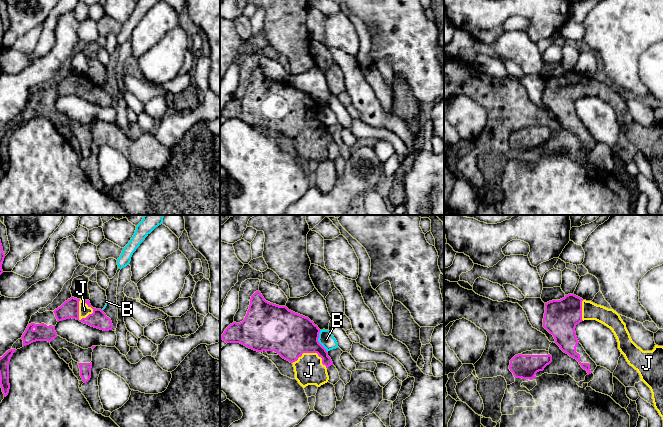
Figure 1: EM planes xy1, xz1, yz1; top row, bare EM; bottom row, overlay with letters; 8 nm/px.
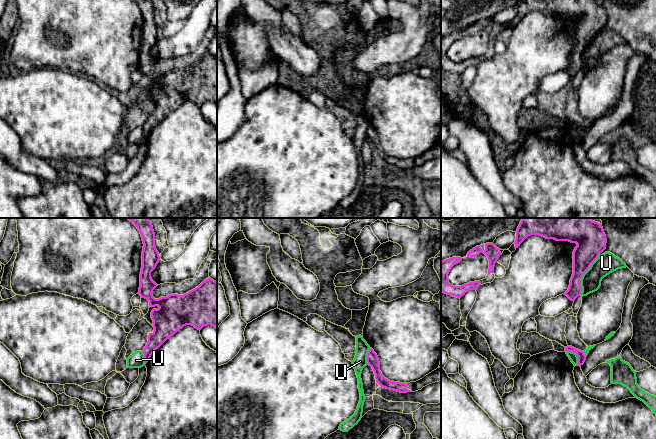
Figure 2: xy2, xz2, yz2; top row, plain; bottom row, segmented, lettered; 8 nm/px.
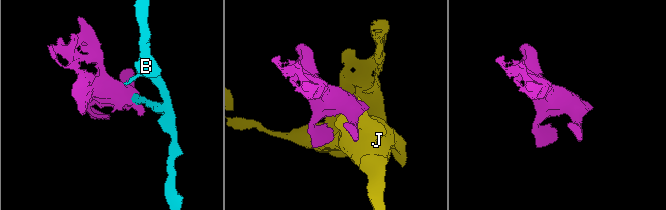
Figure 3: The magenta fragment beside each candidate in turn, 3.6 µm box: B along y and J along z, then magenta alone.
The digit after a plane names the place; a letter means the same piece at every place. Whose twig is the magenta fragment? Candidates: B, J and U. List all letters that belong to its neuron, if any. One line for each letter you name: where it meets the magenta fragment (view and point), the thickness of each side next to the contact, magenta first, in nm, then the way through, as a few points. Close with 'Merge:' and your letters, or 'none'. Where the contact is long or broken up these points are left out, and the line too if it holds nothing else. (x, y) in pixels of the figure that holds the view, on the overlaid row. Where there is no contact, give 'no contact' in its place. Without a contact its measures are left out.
J: contact xy1 (78, 310); calibres 140 and 90 nm; way xy1 (69, 309), (78, 310), (84, 310)
Merge: J

